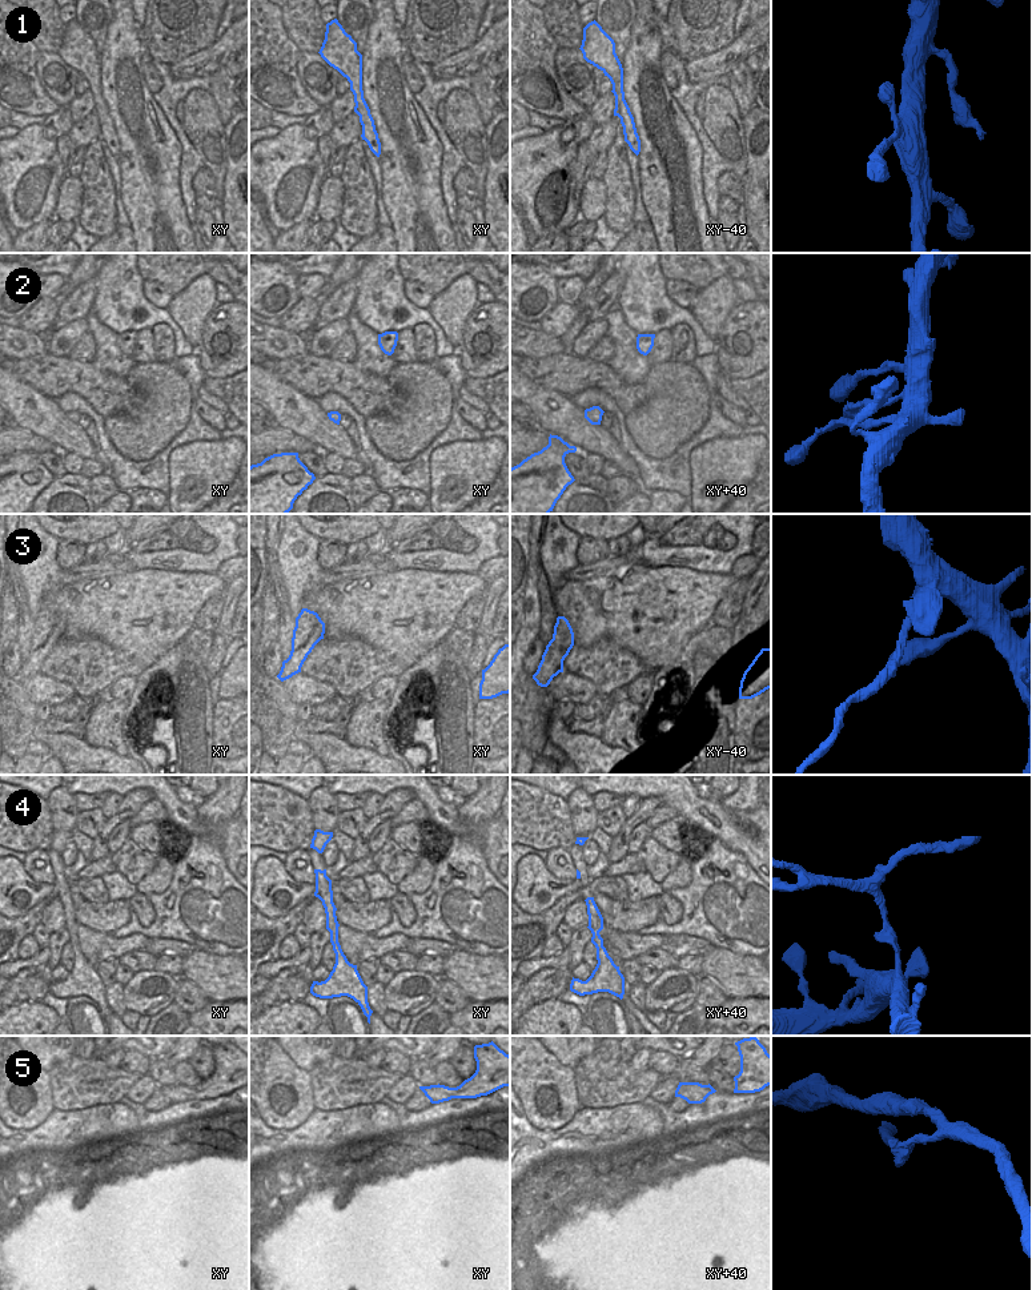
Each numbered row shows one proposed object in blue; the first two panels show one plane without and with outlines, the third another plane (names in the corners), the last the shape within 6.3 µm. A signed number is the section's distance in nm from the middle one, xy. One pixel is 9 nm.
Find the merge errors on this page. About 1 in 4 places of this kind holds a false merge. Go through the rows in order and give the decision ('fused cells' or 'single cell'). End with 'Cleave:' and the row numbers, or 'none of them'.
1: single cell
2: single cell
3: single cell
4: fused cells
5: single cell
Cleave: 4

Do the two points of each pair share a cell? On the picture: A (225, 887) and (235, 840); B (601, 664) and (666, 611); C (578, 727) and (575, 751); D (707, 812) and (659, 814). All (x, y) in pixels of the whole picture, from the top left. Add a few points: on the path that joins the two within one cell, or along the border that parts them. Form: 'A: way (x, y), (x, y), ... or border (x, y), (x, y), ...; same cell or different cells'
A: border (217, 840), (225, 864), (235, 877); different cells
B: border (590, 647), (611, 641), (647, 666); different cells
C: border (565, 722), (574, 732), (587, 732), (599, 738); different cells
D: border (662, 803), (671, 807), (679, 818); different cells

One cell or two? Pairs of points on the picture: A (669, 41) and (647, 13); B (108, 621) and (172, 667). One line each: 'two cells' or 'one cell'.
A: one cell
B: two cells

